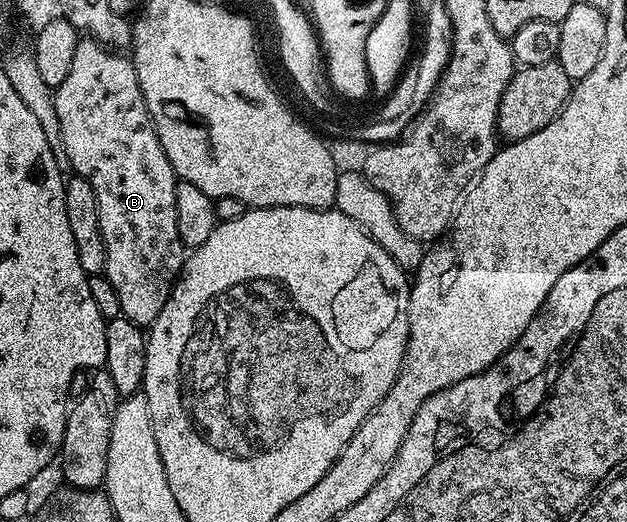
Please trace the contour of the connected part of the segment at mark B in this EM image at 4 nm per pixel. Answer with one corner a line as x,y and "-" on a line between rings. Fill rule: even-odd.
92,38
78,39
75,46
75,54
71,57
71,70
63,83
55,89
53,94
55,102
55,114
59,114
59,130
63,138
63,150
67,150
67,158
71,158
71,166
76,175
82,176
87,182
91,182
91,190
95,190
95,198
99,202
99,230
103,234
103,246
107,254
104,275
111,282
115,294
119,294
119,306
121,315
126,316
131,322
142,326
152,326
155,318
159,318
159,310
167,302
173,285
185,267
187,249
179,238
179,225
175,223
175,186
178,178
173,172
171,162
167,162
167,154
163,154
163,146
159,146
159,138
155,134
155,126
149,117
147,102
143,102
143,90
139,90
139,78
133,69
132,59
128,55
118,54
110,50
98,40

